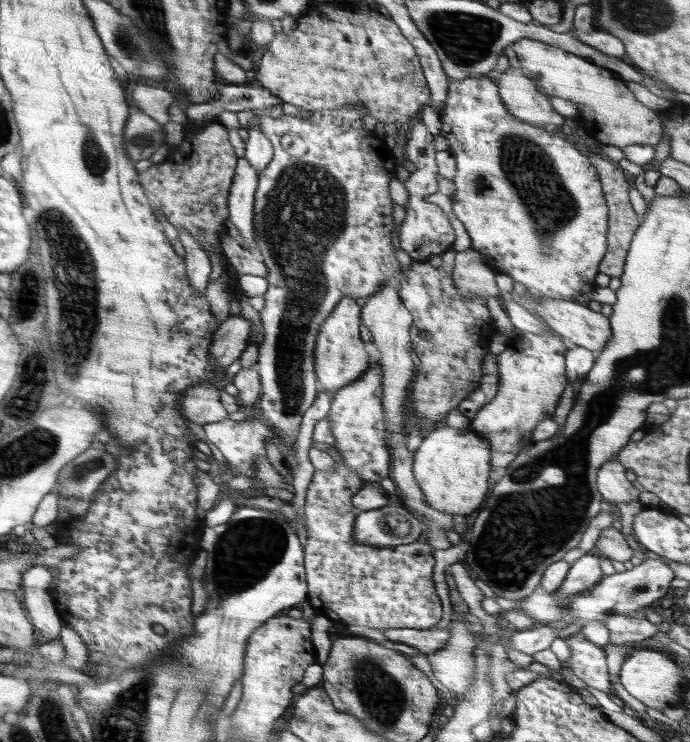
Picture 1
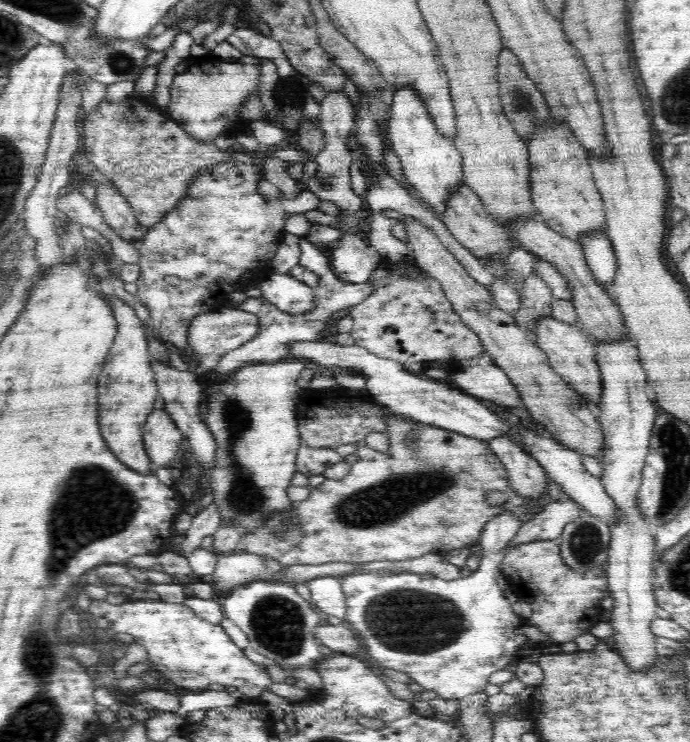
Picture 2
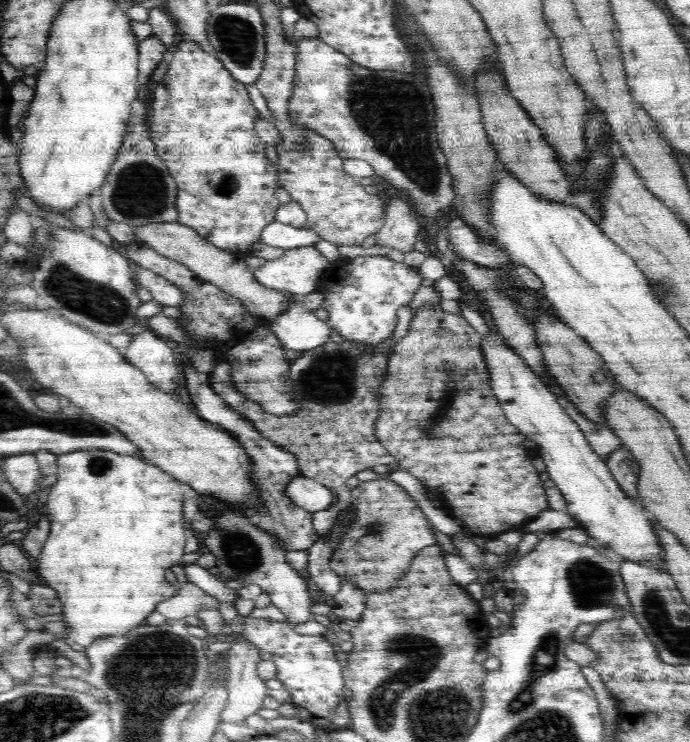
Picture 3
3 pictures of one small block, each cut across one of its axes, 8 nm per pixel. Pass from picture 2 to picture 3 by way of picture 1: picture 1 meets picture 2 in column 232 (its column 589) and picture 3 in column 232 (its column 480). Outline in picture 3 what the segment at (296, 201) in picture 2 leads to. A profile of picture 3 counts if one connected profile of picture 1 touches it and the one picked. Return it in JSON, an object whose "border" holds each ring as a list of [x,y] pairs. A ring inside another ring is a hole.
{"border":[[[184,40],[175,46],[168,73],[154,90],[153,101],[149,136],[178,185],[177,221],[193,228],[216,248],[246,260],[251,256],[252,244],[261,241],[262,230],[276,221],[276,210],[281,206],[276,197],[278,167],[266,157],[266,144],[254,130],[260,114],[248,97],[247,86],[235,80],[211,51]]]}

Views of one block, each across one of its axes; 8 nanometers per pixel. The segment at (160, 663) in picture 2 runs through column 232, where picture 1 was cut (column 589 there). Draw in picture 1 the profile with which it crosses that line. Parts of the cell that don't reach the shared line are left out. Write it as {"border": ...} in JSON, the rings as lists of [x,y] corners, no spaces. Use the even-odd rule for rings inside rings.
{"border":[[[581,632],[566,640],[571,646],[572,654],[563,666],[570,668],[570,672],[589,687],[600,692],[613,692],[604,647],[590,643]]]}

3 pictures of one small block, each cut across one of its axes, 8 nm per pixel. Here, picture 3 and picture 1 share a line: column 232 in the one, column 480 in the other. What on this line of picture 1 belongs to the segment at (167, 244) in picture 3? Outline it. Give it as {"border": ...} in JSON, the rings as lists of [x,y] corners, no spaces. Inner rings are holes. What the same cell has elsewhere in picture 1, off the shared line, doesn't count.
{"border":[[[472,247],[455,253],[452,278],[458,294],[466,298],[473,296],[493,298],[501,294],[494,276],[495,271],[486,264],[485,258]]]}

